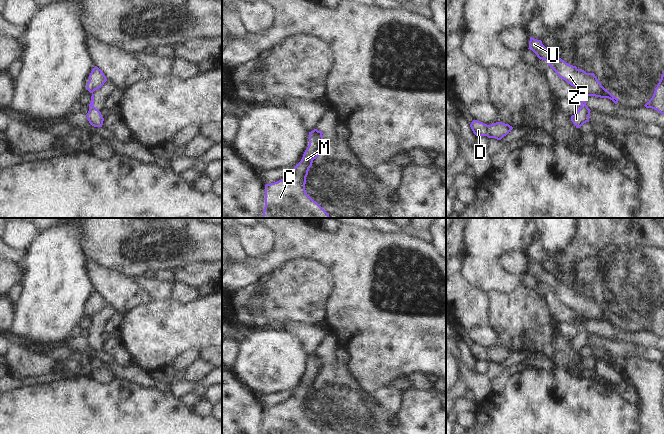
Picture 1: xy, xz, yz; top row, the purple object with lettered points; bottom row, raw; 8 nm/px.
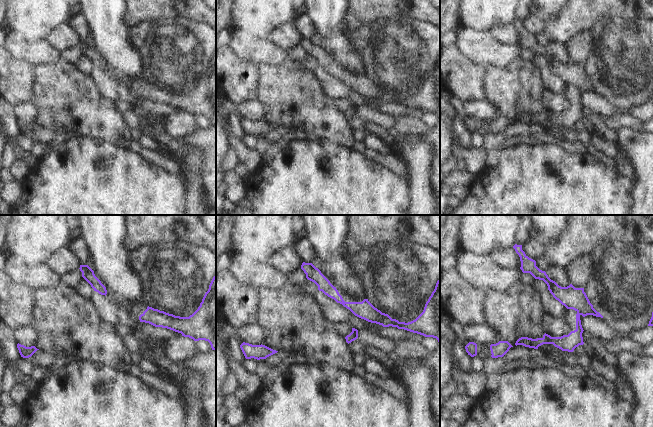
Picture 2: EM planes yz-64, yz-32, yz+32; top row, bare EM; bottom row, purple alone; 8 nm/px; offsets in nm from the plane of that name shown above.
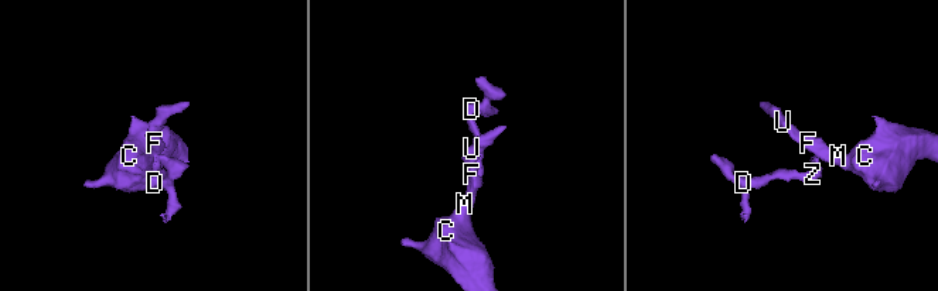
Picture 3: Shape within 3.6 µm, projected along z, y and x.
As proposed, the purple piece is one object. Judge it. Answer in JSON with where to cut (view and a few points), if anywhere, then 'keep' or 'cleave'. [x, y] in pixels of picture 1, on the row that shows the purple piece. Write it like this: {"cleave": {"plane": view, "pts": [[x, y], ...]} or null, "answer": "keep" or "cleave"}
{"cleave": {"plane": "yz", "pts": [[581, 92], [585, 95]]}, "answer": "cleave"}

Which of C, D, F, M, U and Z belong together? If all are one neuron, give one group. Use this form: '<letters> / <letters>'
C F M U / D Z

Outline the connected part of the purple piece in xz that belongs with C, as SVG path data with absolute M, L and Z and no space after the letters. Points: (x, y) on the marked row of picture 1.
M317 129L309 132L309 145L301 161L286 178L265 185L262 218L329 218L329 214L305 190L309 168L321 154L322 147L322 134Z

